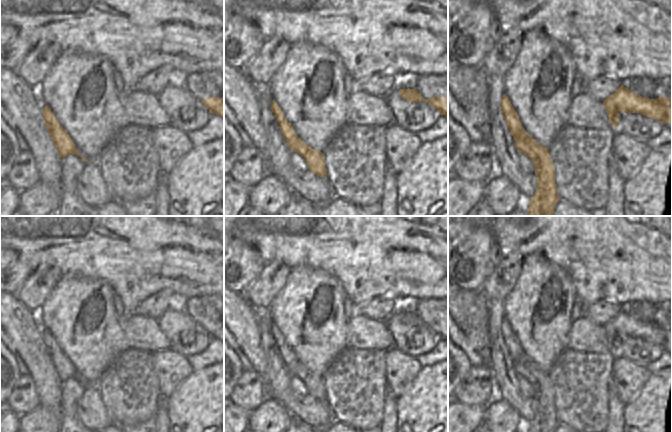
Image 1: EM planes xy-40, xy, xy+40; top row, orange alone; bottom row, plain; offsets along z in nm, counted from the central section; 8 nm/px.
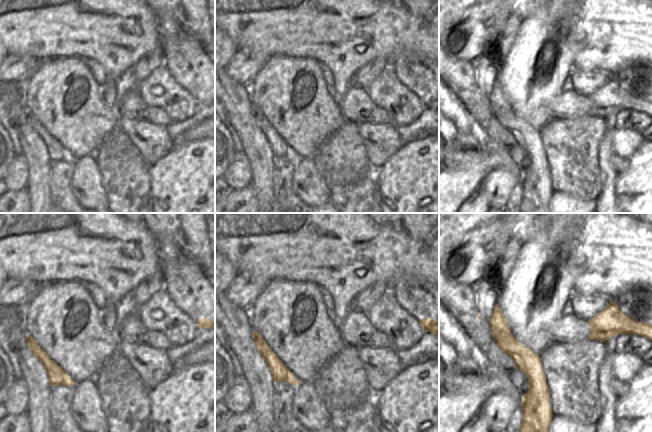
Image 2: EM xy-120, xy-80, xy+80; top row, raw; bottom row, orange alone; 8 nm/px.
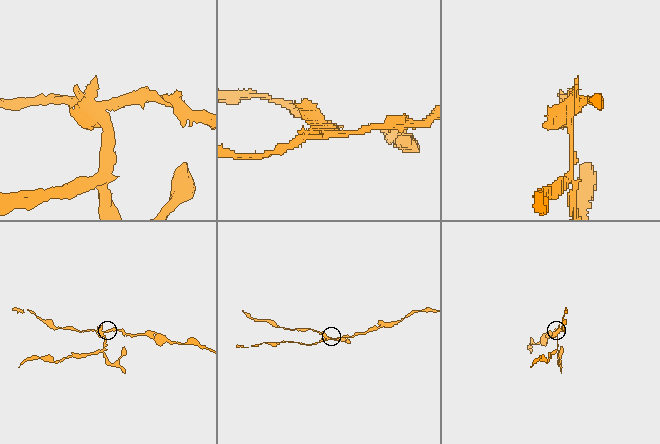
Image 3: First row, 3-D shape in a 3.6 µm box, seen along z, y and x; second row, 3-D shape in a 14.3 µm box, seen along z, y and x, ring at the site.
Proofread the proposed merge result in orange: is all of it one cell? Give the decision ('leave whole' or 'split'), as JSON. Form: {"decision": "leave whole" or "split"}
{"decision": "split"}

